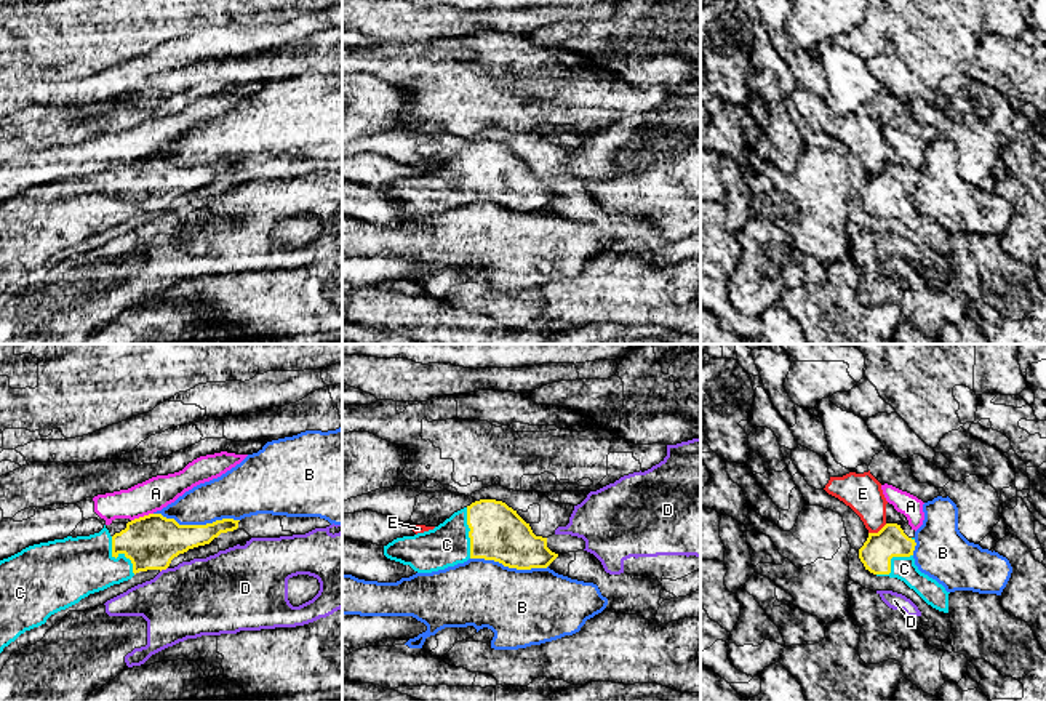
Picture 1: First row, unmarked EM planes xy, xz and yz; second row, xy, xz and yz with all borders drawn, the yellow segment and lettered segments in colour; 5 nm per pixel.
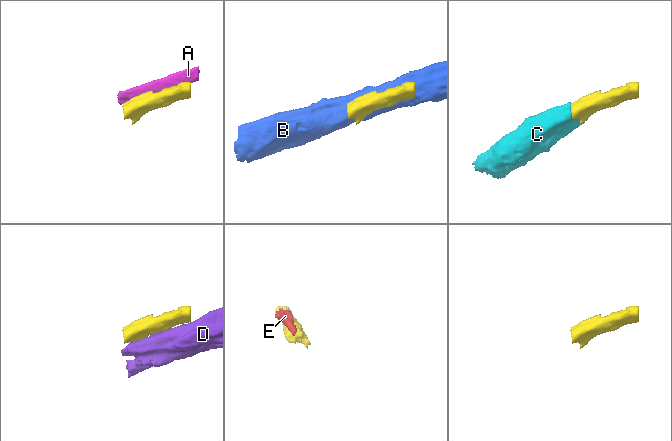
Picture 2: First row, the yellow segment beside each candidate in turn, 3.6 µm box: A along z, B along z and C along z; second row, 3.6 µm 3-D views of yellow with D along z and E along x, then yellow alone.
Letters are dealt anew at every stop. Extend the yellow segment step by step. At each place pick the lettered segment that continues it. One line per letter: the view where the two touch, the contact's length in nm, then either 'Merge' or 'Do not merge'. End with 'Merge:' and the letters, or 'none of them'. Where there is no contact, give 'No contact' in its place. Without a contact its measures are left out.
A: Touches yellow in xy. Shared border 120 nm. Do not merge
B: Touches yellow in xy. Shared border 440 nm. Do not merge
C: Touches yellow in xy. Shared border 220 nm. Merge
D: Touches yellow in xy. Shared border 50 nm. Do not merge
E: Touches yellow in yz. Shared border 110 nm. Do not merge
Merge: C

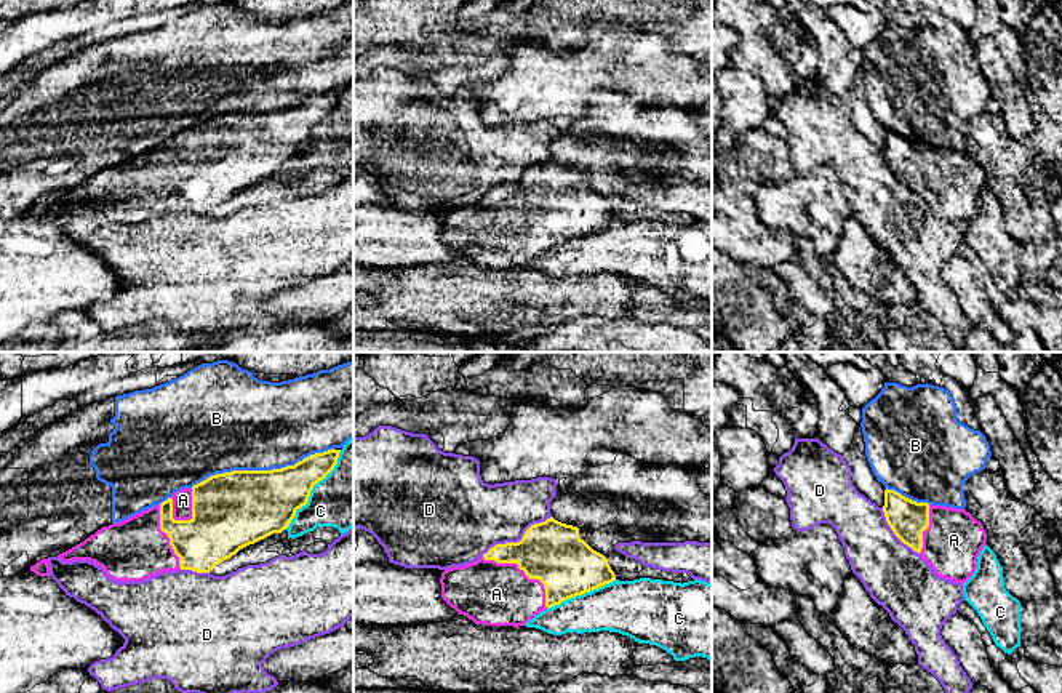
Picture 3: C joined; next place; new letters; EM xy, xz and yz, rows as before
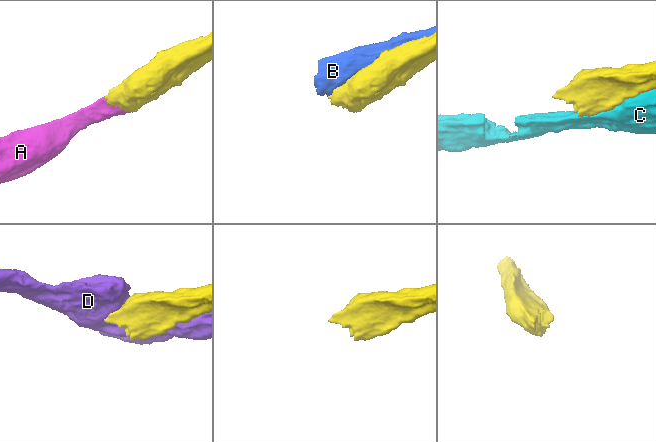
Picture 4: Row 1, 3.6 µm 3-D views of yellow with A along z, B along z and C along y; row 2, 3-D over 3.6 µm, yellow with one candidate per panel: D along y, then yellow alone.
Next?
A: Touches yellow in xz. Shared border 420 nm. Merge
B: Touches yellow in xy. Shared border 750 nm. Do not merge
C: Touches yellow in xy. Shared border 480 nm. Do not merge
D: Touches yellow in xz. Shared border 400 nm. Do not merge
Merge: A

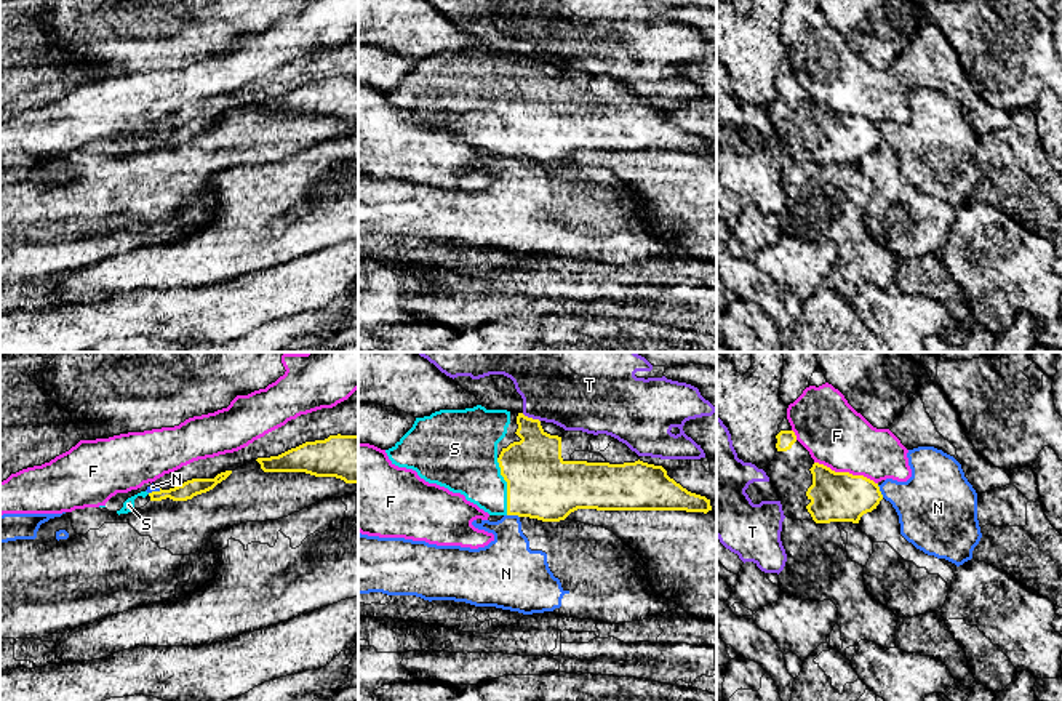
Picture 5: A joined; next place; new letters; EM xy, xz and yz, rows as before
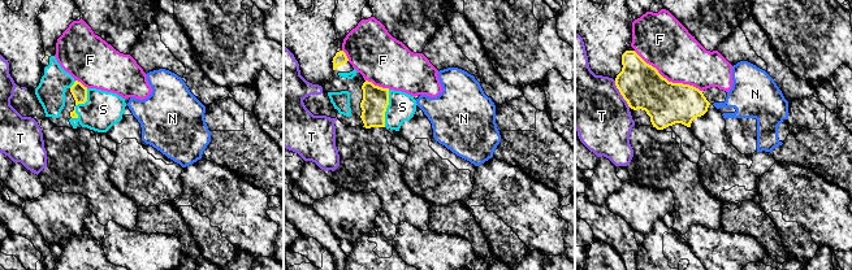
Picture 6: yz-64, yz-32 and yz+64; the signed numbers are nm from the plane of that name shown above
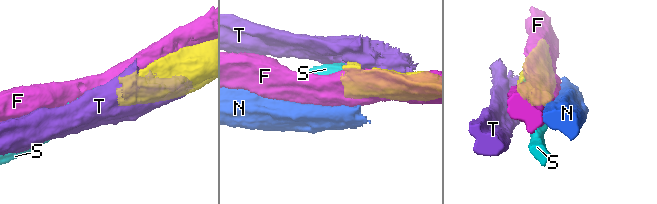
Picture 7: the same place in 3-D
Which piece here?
F: Touches yellow in yz. Shared border 340 nm. Do not merge
N: Touches yellow in xz. Shared border 70 nm. Do not merge
S: Touches yellow in xz. Shared border 300 nm. Merge
T: Touches yellow in xz. Shared border 100 nm. Do not merge
Merge: S

